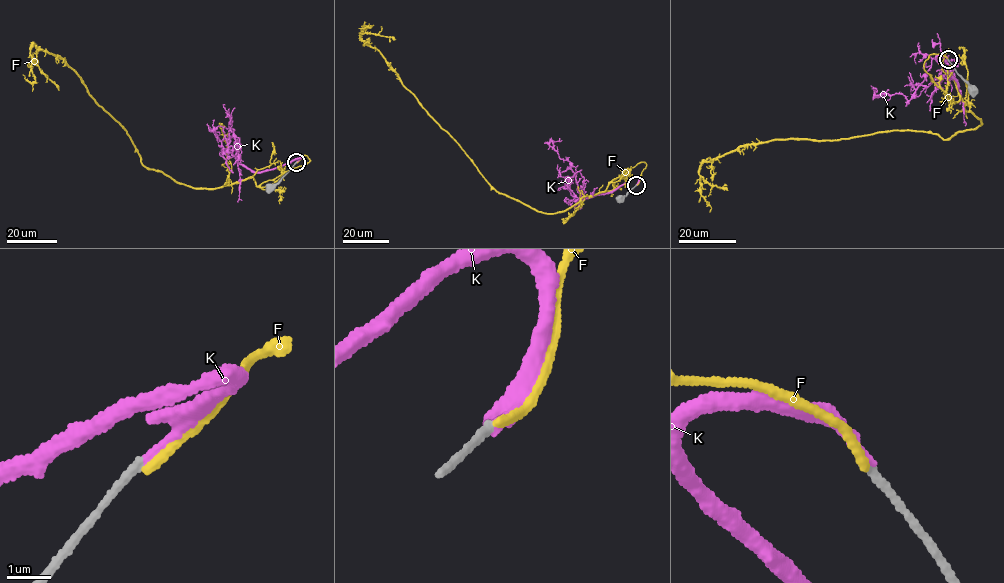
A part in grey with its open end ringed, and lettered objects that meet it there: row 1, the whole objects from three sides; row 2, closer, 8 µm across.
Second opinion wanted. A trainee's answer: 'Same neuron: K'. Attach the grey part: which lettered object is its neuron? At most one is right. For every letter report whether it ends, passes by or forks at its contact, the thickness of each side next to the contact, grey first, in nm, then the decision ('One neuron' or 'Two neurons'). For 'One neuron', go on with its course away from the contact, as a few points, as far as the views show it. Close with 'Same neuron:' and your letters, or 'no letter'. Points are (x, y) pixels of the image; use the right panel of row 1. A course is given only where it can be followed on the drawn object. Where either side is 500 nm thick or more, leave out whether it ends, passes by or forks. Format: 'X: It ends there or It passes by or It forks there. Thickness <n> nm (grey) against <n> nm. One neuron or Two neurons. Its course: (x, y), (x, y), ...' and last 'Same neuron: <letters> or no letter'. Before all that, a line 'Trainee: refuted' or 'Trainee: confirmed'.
Trainee: confirmed
F: It ends there. Thickness 200 nm (grey) against 220 nm. Two neurons
K: It ends there. Thickness 200 nm (grey) against 220 nm. One neuron. Its course: (947, 60), (936, 57), (957, 88), (946, 72), (908, 100), (877, 92)
Same neuron: K

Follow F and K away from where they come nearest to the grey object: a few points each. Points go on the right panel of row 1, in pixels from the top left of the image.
F: (947, 60), (925, 71), (975, 129), (750, 144), (701, 164), (728, 190)
K: (947, 60), (936, 57), (957, 88), (946, 72), (908, 100), (877, 92)

